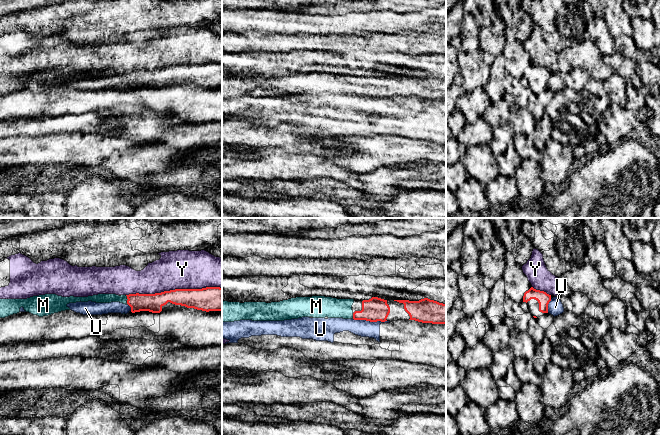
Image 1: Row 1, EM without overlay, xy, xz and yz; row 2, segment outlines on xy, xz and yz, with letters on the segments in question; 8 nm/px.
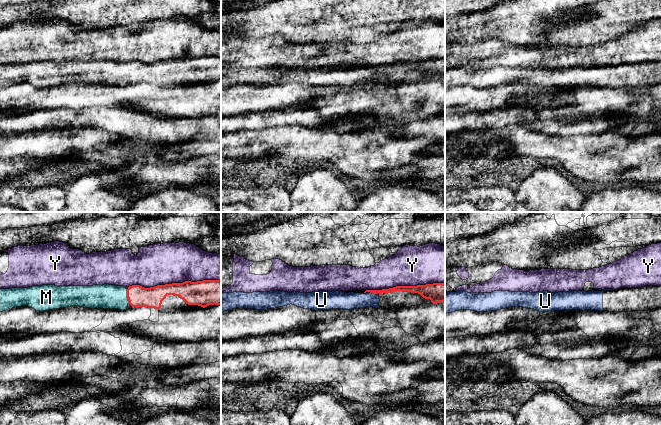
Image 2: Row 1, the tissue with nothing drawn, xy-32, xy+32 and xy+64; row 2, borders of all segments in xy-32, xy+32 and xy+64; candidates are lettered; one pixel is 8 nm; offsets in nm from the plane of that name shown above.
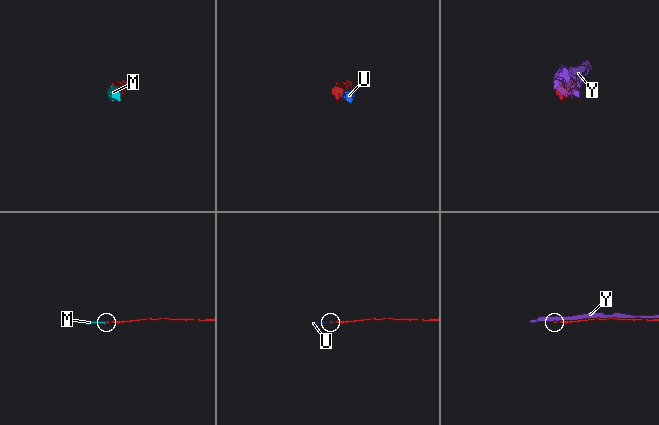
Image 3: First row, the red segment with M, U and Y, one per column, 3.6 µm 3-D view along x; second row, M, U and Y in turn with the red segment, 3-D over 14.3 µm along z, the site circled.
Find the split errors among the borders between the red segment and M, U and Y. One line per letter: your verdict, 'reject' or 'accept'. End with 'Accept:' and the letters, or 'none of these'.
M: accept
U: reject
Y: reject
Accept: M

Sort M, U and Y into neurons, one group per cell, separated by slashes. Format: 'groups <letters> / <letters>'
groups M / U / Y

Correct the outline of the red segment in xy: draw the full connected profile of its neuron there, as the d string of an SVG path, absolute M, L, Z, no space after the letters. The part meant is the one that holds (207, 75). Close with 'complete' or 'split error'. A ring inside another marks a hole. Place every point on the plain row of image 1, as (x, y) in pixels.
M206 63L202 65L175 65L155 70L98 70L88 73L62 73L56 70L33 72L27 75L0 75L0 94L5 94L20 88L23 83L26 88L39 93L48 92L65 86L70 86L69 79L76 78L128 80L131 88L149 87L160 89L168 78L194 84L202 87L222 87L222 64Z; split error

